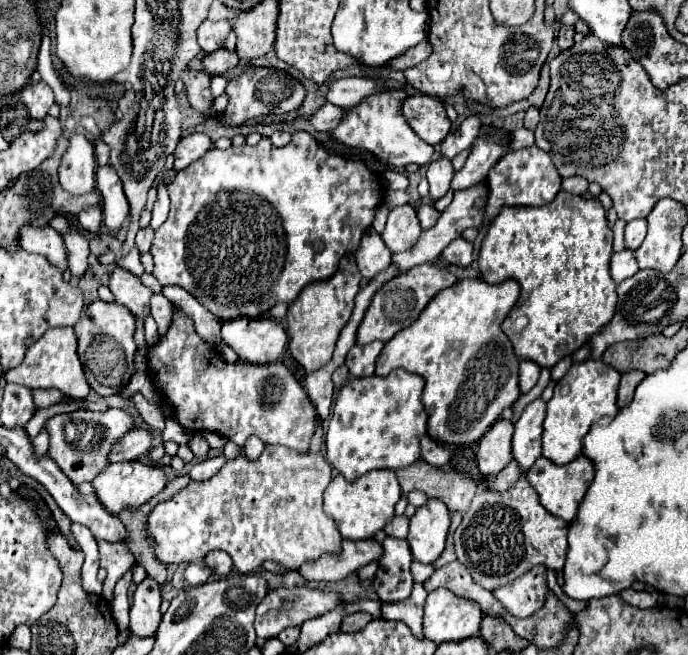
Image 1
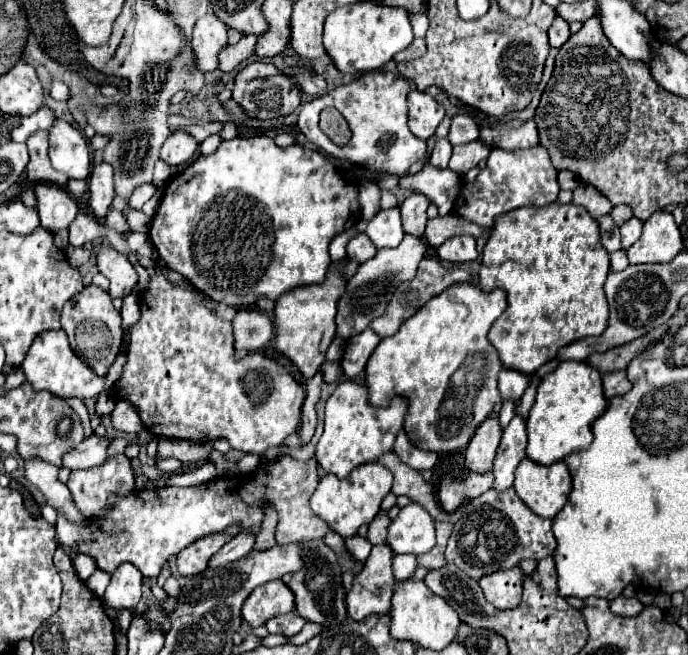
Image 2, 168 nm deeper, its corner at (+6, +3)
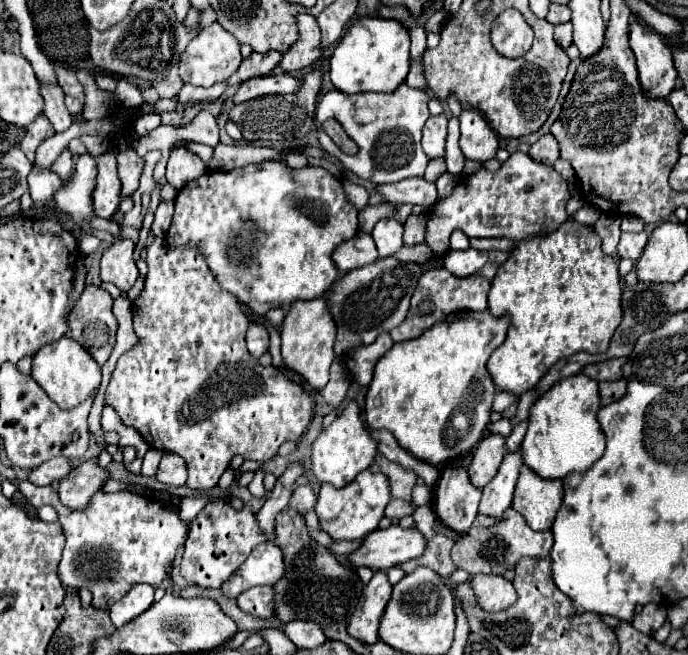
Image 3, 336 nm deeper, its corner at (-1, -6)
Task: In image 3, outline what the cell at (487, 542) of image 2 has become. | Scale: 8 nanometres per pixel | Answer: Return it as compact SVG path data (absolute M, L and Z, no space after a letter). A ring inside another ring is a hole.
M509 508L499 520L489 518L489 516L477 516L469 532L465 532L453 546L451 556L453 562L459 568L465 568L471 576L475 574L503 574L505 570L515 568L517 560L523 556L539 556L545 558L549 556L553 548L553 534L551 530L545 532L535 532L527 526L525 518Z

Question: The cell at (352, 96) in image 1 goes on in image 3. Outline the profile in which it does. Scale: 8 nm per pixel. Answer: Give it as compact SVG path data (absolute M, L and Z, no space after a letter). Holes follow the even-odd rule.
M273 74L273 76L261 76L247 80L239 86L239 90L233 96L235 104L269 96L269 94L293 94L299 88L299 80L291 74Z

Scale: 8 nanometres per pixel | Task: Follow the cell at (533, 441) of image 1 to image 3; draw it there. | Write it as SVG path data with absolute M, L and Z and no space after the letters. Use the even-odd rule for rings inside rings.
M521 452L507 454L503 464L499 466L497 476L483 488L483 498L479 502L479 514L501 518L503 512L511 506L515 482L519 478L519 470L523 466Z

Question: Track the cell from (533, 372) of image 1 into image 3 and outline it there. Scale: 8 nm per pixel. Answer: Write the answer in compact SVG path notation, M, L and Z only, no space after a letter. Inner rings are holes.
M495 392L495 398L493 398L493 408L495 412L503 412L507 406L511 406L513 402L517 402L519 398L509 394L509 392Z

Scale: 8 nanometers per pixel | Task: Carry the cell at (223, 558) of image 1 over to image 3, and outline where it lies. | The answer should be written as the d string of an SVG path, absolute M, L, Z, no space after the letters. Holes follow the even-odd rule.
M223 498L213 500L191 520L189 536L185 540L181 574L189 584L203 588L221 588L221 584L245 562L251 550L263 542L265 534L261 534L255 512L249 506L235 510Z

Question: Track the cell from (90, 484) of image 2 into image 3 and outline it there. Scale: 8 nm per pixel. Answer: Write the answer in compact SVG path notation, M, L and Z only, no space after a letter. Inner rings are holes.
M97 458L83 462L81 466L73 468L59 486L59 498L69 508L85 508L95 492L101 490L103 482L107 480L105 468L97 466Z

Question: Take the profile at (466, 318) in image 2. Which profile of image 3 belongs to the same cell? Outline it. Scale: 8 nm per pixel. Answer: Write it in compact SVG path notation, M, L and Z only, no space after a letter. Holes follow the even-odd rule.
M461 312L457 316L451 316L449 320L445 322L439 322L435 324L433 328L429 328L427 332L423 332L419 338L415 340L407 340L407 342L401 342L401 344L395 344L379 362L377 362L377 368L375 368L375 374L373 374L373 380L369 384L369 390L367 390L367 406L365 406L365 420L371 428L375 430L389 430L393 432L397 444L407 450L409 454L413 454L417 460L423 460L423 462L429 462L433 466L445 462L445 460L451 460L467 450L471 450L481 438L483 438L483 432L485 428L489 426L489 414L491 414L491 402L493 402L493 396L495 396L495 386L493 386L493 380L491 380L491 374L487 372L485 364L489 360L489 356L493 354L493 350L503 344L505 336L507 336L507 328L509 328L509 318L495 318L495 316L489 316L489 312Z

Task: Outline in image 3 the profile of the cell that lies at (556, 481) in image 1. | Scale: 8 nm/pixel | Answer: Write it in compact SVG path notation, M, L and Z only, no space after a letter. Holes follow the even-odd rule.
M521 466L511 508L515 508L533 530L549 530L563 500L563 482L545 480Z

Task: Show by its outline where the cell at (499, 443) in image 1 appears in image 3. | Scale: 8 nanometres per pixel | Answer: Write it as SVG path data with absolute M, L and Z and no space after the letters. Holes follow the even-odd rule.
M491 434L483 438L473 448L473 460L469 464L469 480L475 488L483 488L497 474L503 456L505 456L505 438L499 434Z

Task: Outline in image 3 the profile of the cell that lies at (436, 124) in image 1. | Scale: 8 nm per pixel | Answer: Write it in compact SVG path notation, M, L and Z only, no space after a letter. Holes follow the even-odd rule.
M431 116L423 128L423 150L429 158L441 158L445 152L445 136L447 136L447 118Z

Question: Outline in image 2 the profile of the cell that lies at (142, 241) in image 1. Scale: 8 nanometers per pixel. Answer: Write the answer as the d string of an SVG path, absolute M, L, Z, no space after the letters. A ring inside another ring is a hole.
M130 209L128 215L126 215L126 219L128 219L128 225L130 225L130 231L134 231L134 233L144 233L144 235L148 233L150 217L146 217L142 211Z

